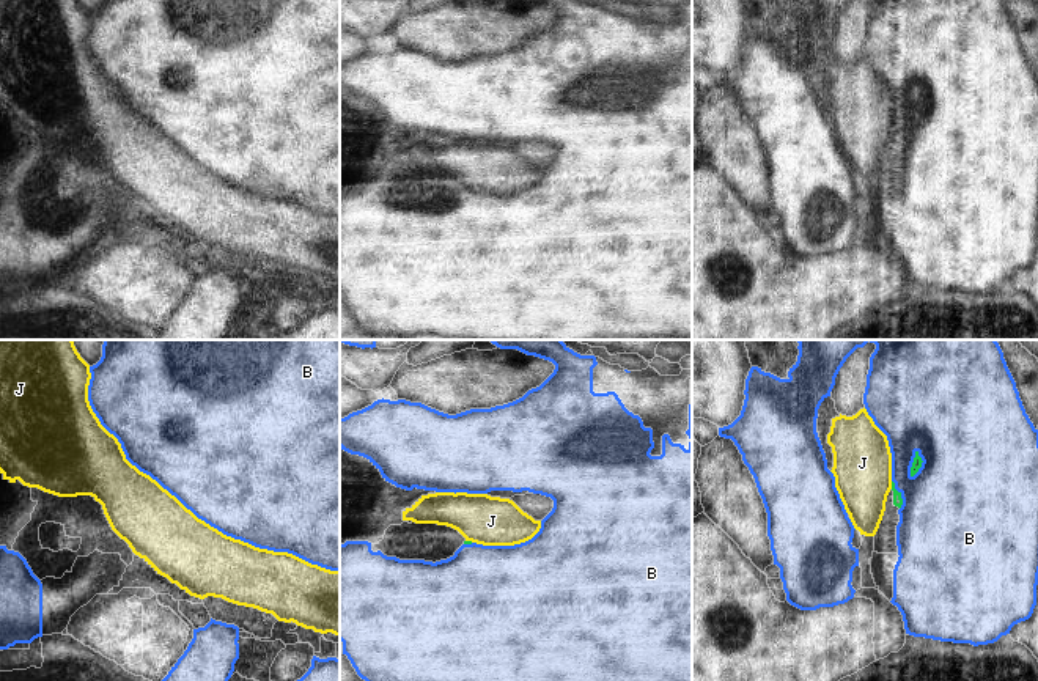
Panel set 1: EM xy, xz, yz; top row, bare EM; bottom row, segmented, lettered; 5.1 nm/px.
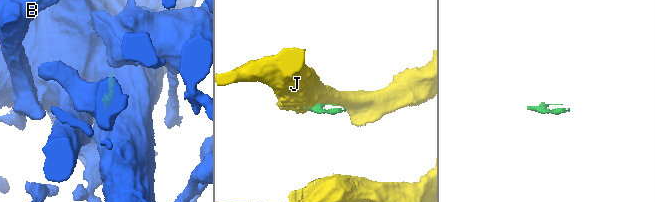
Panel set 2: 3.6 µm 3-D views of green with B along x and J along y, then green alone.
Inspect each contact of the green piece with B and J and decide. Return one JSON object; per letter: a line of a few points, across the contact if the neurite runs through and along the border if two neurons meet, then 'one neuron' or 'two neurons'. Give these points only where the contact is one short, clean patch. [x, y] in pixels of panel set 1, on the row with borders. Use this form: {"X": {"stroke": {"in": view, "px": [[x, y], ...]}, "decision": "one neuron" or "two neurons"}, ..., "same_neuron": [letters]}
{"B": {"decision": "one neuron"}, "J": {"stroke": {"in": "yz", "px": [[890, 482], [892, 488]]}, "decision": "two neurons"}, "same_neuron": ["B"]}

